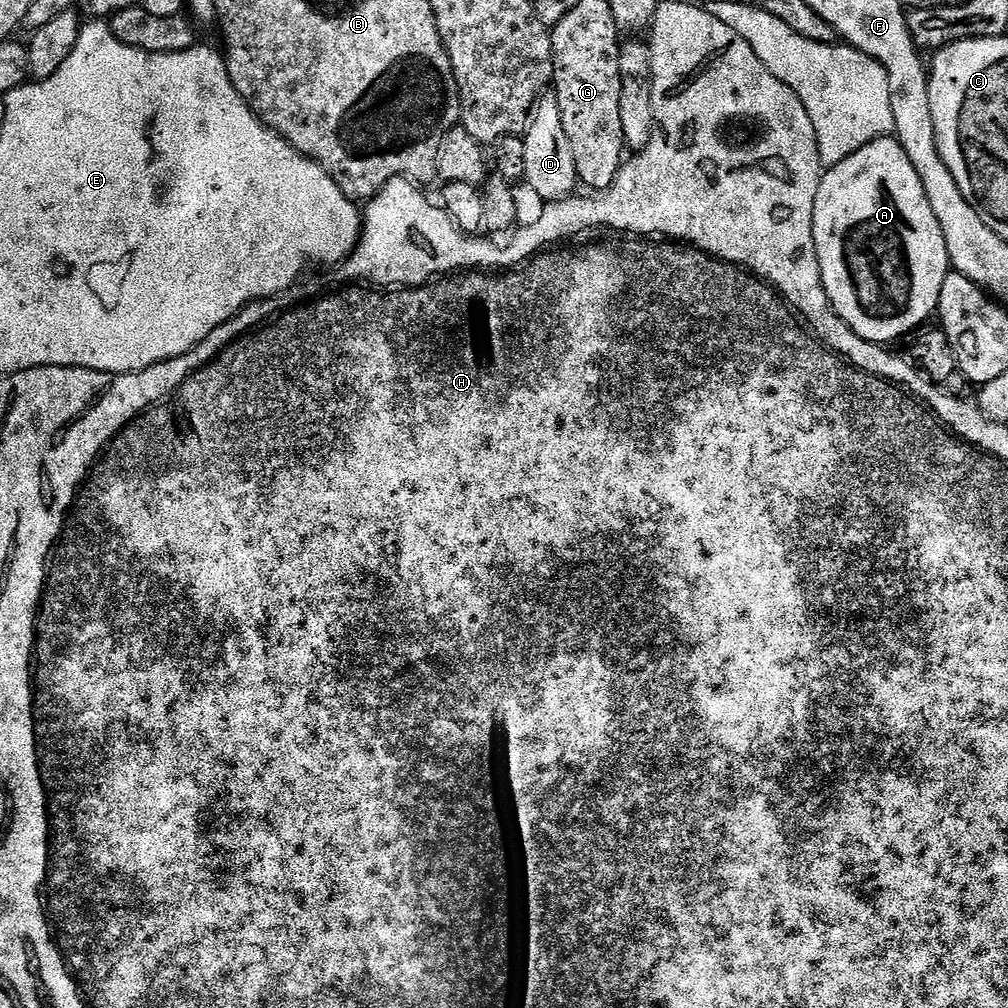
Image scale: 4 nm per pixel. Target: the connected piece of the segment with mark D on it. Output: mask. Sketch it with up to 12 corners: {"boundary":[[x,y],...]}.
{"boundary":[[555,95],[522,137],[524,180],[544,202],[578,188]]}

